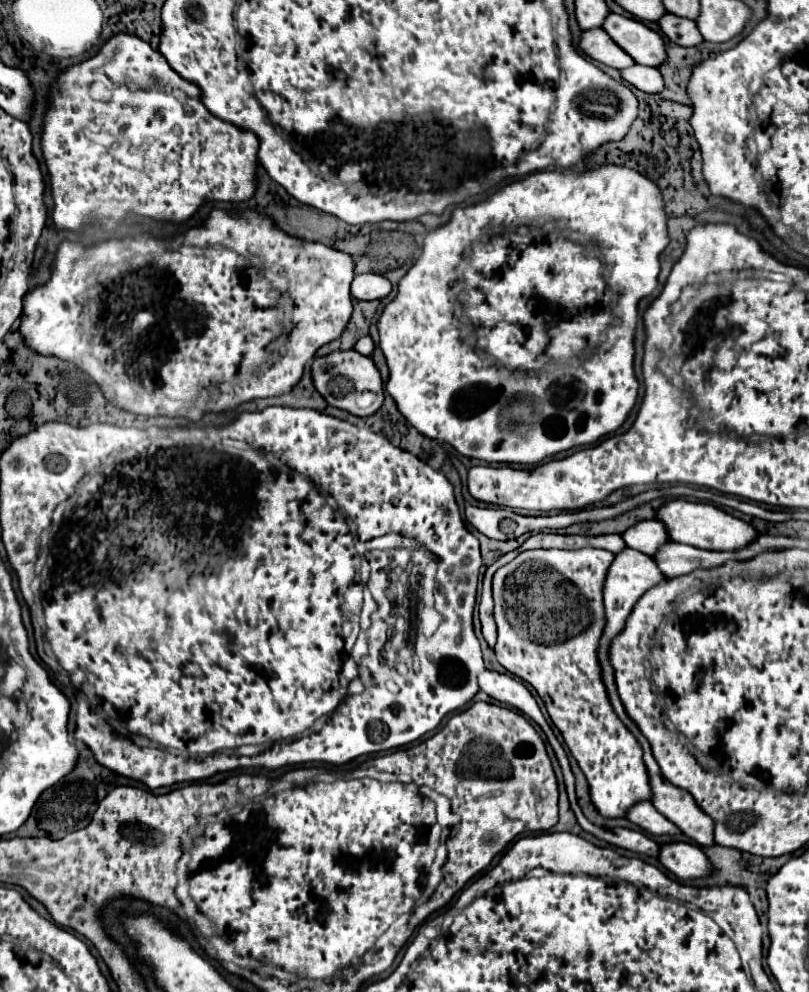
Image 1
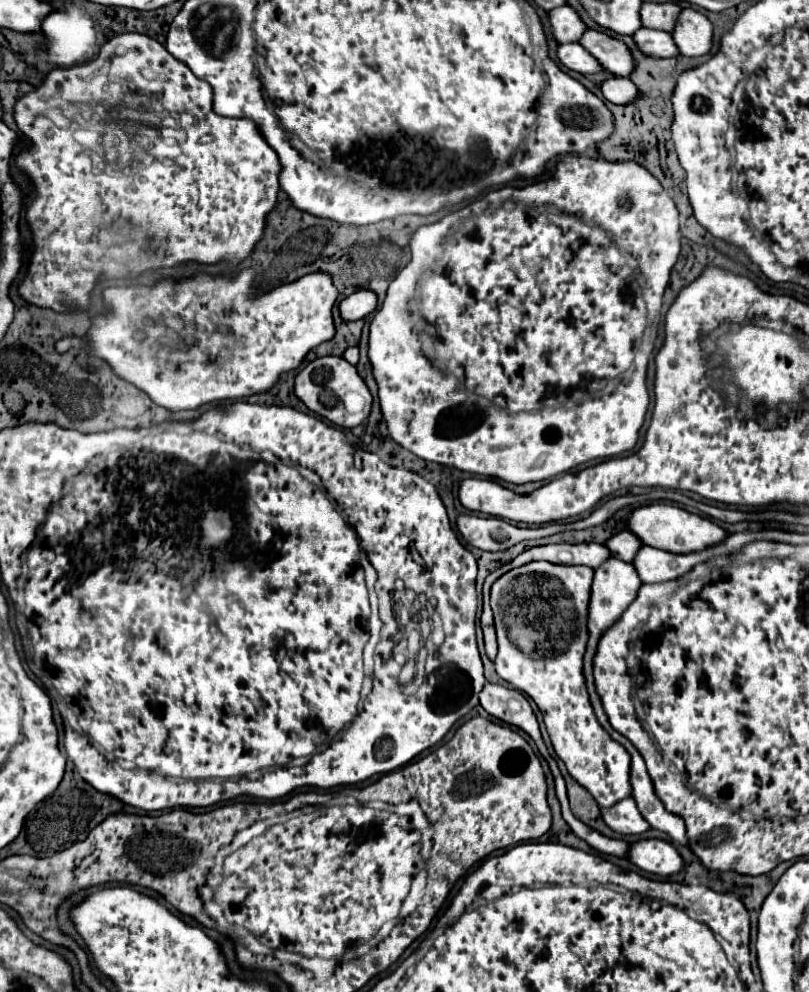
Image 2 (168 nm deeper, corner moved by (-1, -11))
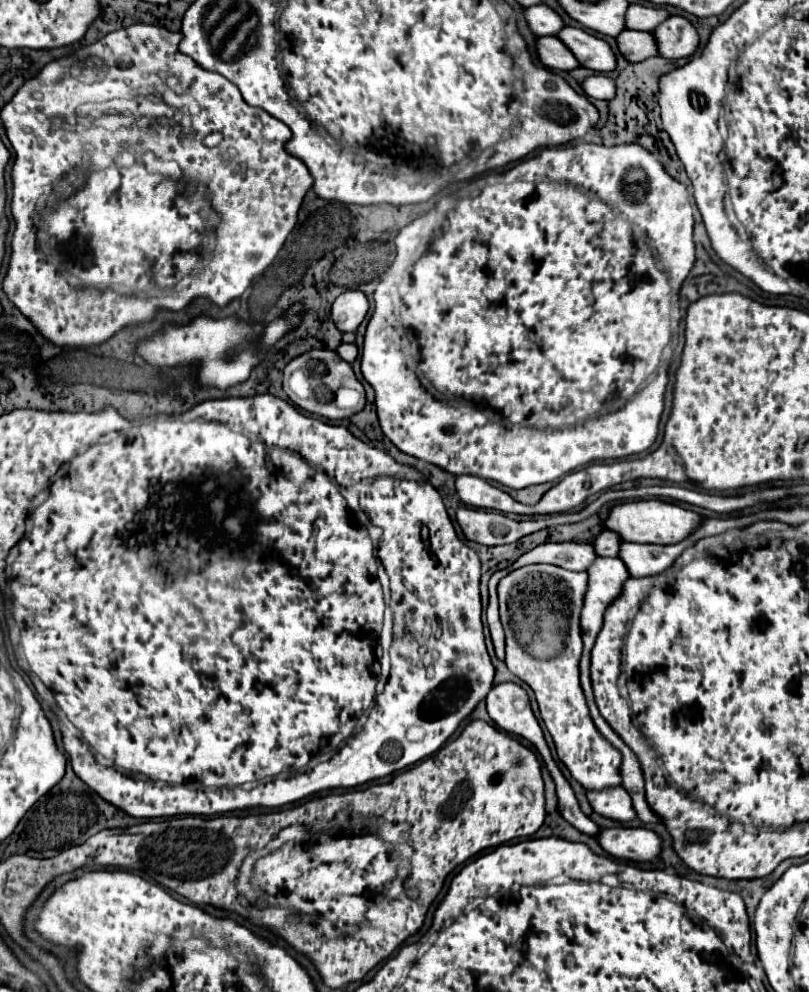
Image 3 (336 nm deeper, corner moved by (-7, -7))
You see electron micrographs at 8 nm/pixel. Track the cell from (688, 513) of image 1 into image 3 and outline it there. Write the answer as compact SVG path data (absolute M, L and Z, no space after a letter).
M649 499L649 501L629 501L629 503L619 503L615 505L607 519L605 519L605 529L615 531L621 535L621 541L635 541L635 543L661 543L661 545L669 545L669 543L679 543L683 541L687 535L691 535L701 523L701 517L693 511L681 509L675 503L665 503L665 501L657 501L657 499Z

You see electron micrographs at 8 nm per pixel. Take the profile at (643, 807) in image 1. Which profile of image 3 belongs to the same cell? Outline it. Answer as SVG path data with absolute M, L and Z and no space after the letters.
M611 787L611 789L599 789L599 791L587 791L587 799L591 807L609 819L615 821L631 821L635 819L635 811L631 805L631 797L623 787Z

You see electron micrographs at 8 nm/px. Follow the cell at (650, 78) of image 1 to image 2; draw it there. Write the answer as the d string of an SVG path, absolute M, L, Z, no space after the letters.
M609 77L601 83L601 91L607 101L627 105L637 99L637 85L629 81L629 77Z

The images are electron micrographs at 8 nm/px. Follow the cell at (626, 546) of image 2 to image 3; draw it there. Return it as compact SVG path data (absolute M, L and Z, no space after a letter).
M601 531L593 541L593 549L599 557L617 557L619 545L621 545L621 539L613 531Z

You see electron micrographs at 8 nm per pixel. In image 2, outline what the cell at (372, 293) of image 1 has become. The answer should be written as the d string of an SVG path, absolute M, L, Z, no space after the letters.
M359 289L339 303L339 309L345 321L363 319L369 313L373 313L375 307L377 307L377 295L369 289Z

